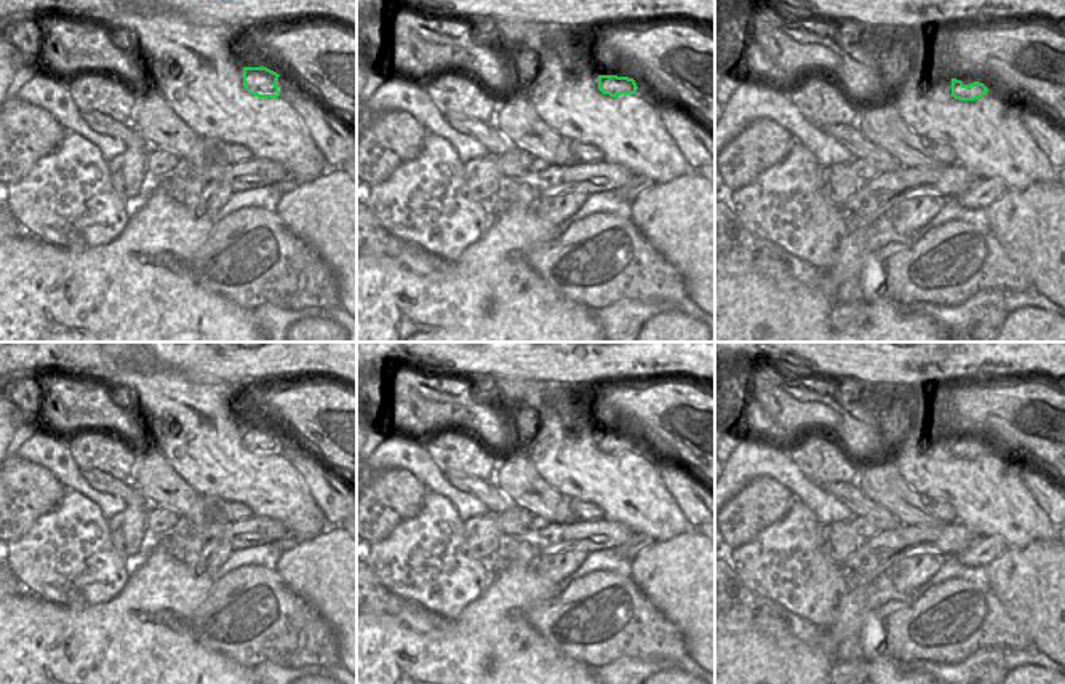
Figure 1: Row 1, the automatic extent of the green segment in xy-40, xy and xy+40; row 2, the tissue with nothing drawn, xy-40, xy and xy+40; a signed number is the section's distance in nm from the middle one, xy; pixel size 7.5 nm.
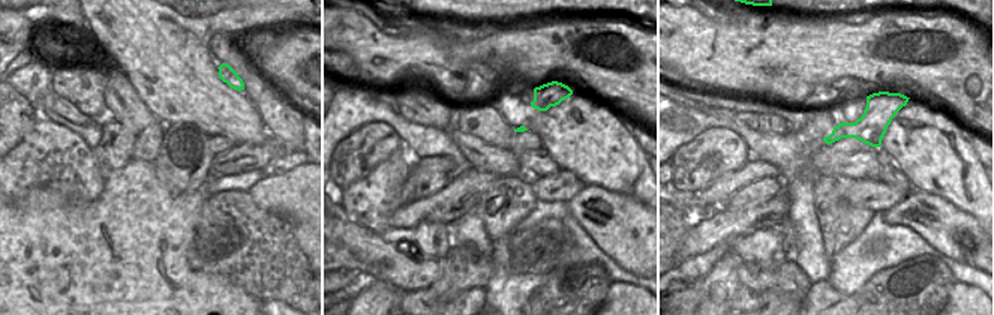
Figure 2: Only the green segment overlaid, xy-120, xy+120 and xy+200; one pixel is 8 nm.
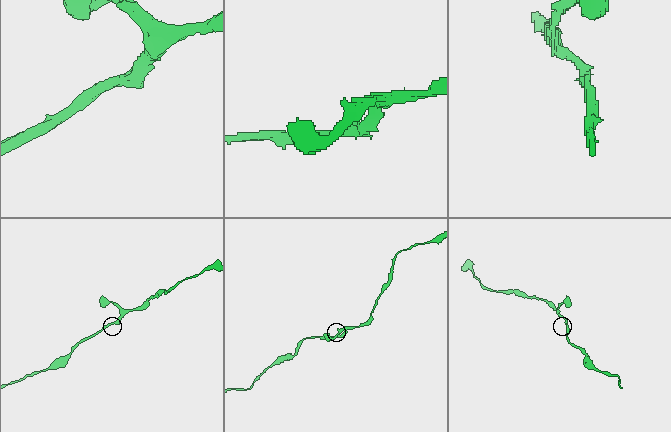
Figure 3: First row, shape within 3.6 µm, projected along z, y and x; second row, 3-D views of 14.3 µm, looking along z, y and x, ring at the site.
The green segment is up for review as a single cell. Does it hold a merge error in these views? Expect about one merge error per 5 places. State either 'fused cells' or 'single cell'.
single cell

